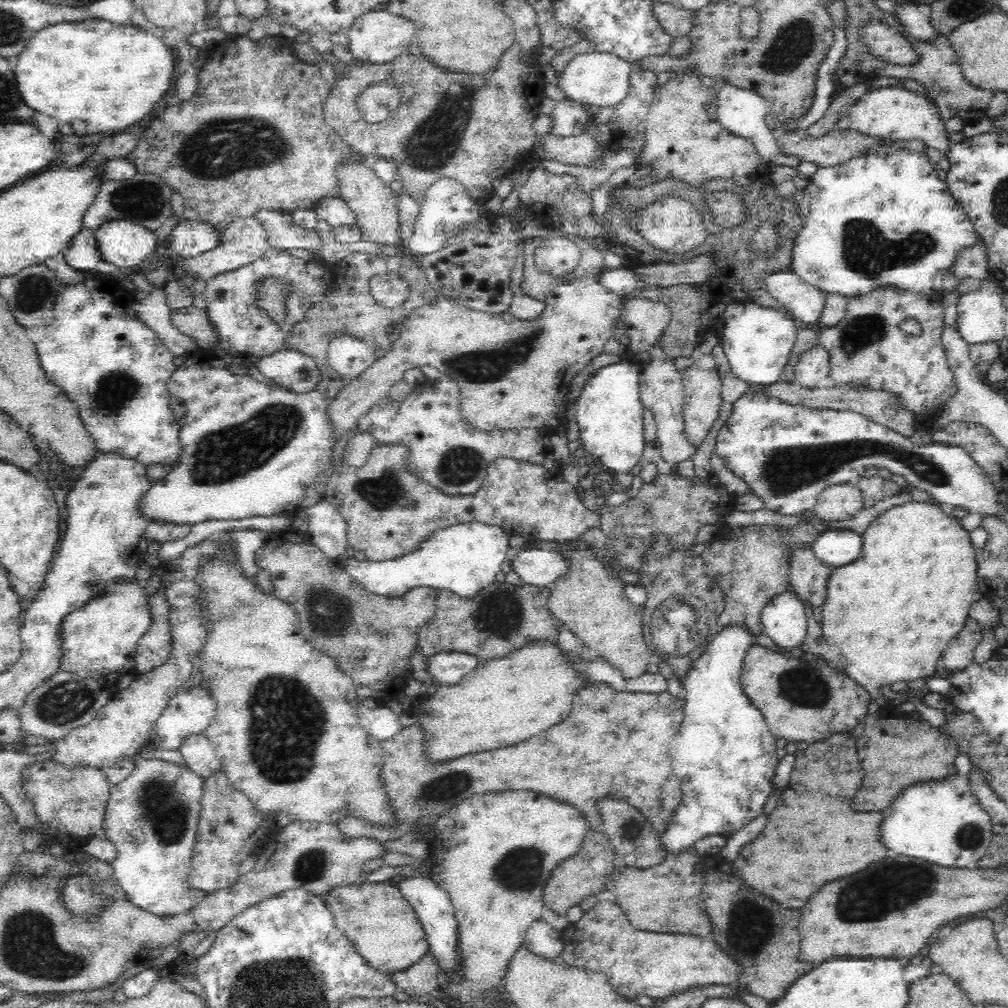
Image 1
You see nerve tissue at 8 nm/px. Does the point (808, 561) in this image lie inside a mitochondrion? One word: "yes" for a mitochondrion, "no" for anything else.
no

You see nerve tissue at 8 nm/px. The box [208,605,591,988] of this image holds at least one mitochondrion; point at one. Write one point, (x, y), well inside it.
(297, 719)

